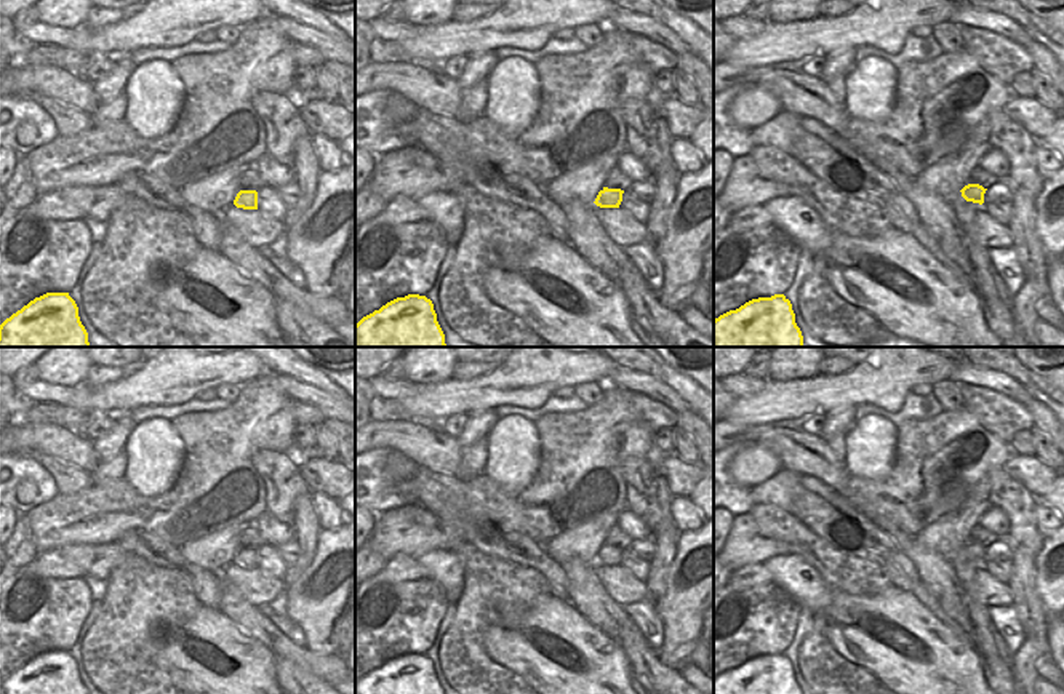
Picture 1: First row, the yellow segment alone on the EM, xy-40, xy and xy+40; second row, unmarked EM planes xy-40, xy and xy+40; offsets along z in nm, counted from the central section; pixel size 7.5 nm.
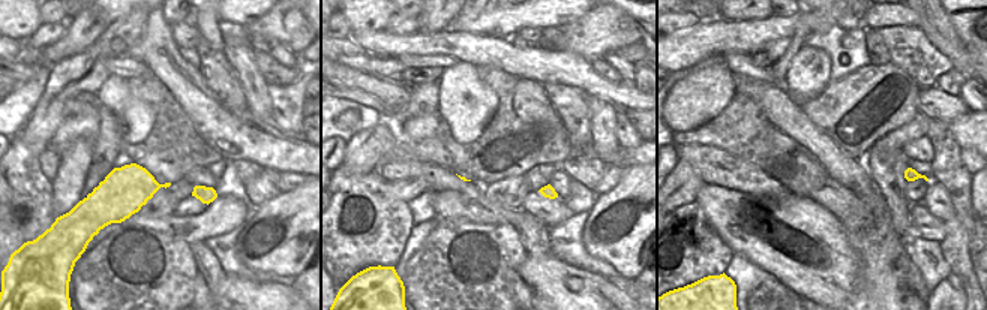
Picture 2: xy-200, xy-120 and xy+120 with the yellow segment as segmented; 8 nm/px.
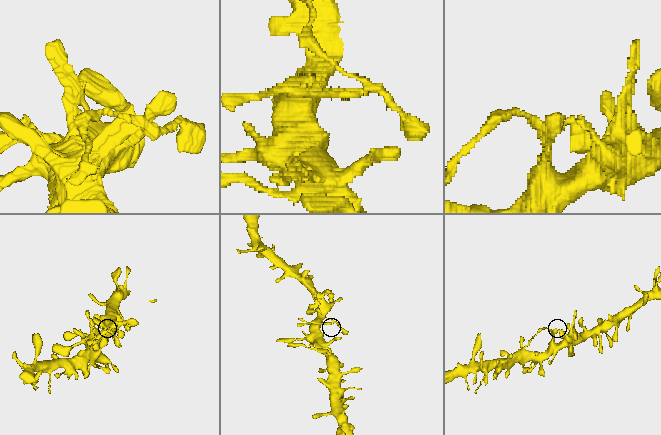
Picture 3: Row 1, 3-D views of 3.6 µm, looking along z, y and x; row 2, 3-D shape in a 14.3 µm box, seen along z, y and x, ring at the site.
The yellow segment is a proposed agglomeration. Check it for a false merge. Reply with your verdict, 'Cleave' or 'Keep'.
Keep.

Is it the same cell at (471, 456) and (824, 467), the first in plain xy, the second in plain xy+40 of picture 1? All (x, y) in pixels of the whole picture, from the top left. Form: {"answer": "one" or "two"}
{"answer": "two"}

